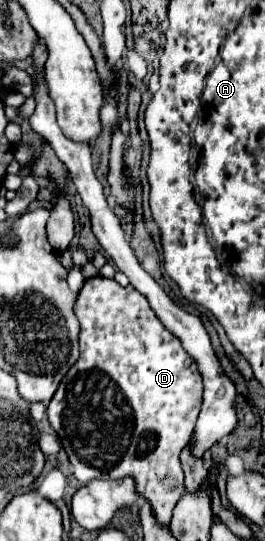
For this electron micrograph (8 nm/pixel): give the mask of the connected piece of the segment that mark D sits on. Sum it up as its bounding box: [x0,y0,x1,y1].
[49,277,203,525]

